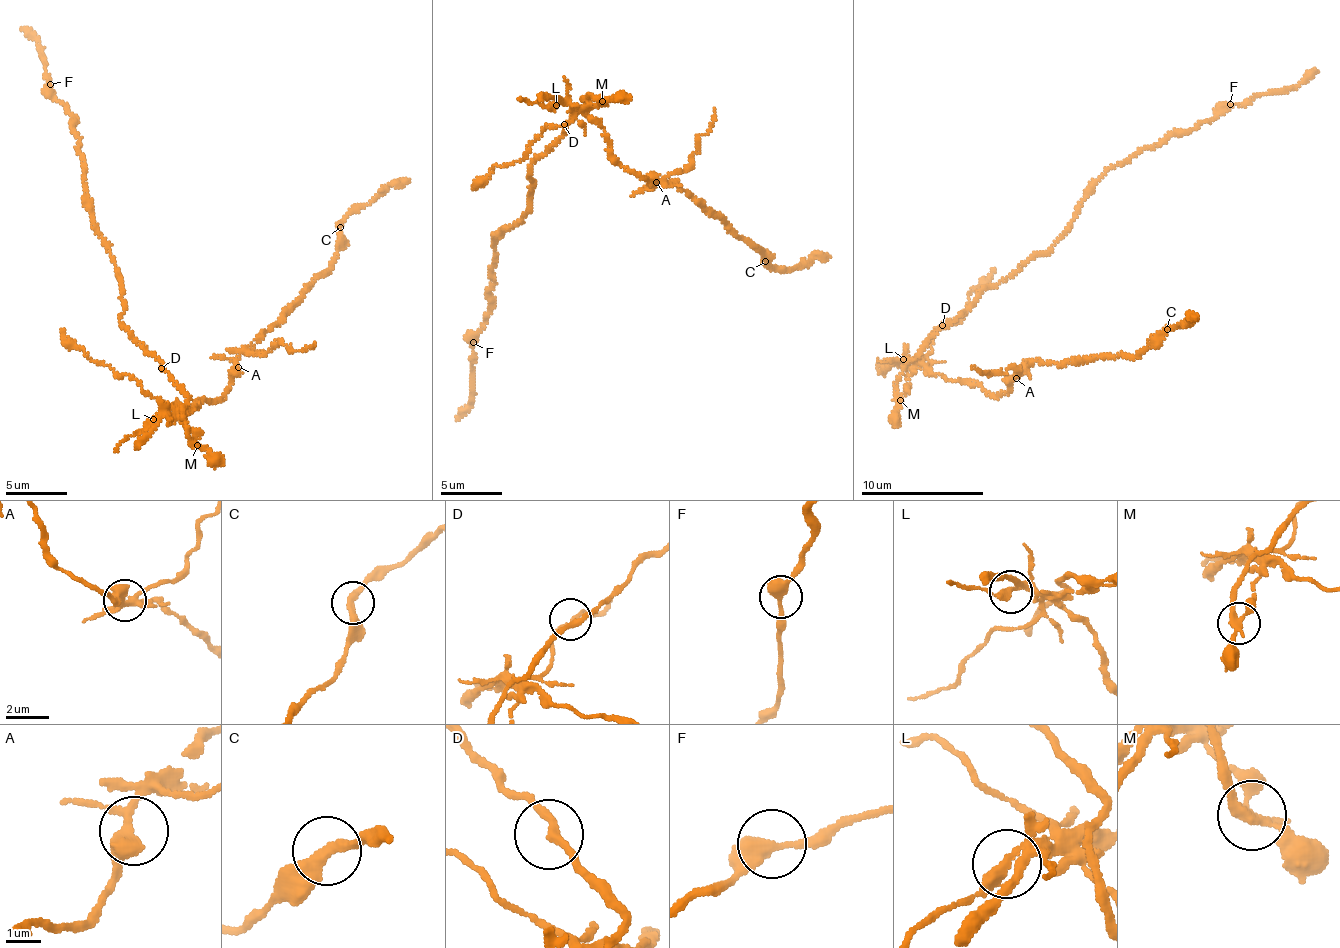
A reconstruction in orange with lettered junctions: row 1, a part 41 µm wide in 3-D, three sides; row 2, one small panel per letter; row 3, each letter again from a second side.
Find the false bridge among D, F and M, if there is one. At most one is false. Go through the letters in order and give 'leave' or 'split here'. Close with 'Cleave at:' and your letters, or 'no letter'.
D: leave
F: leave
M: split here
Cleave at: M

